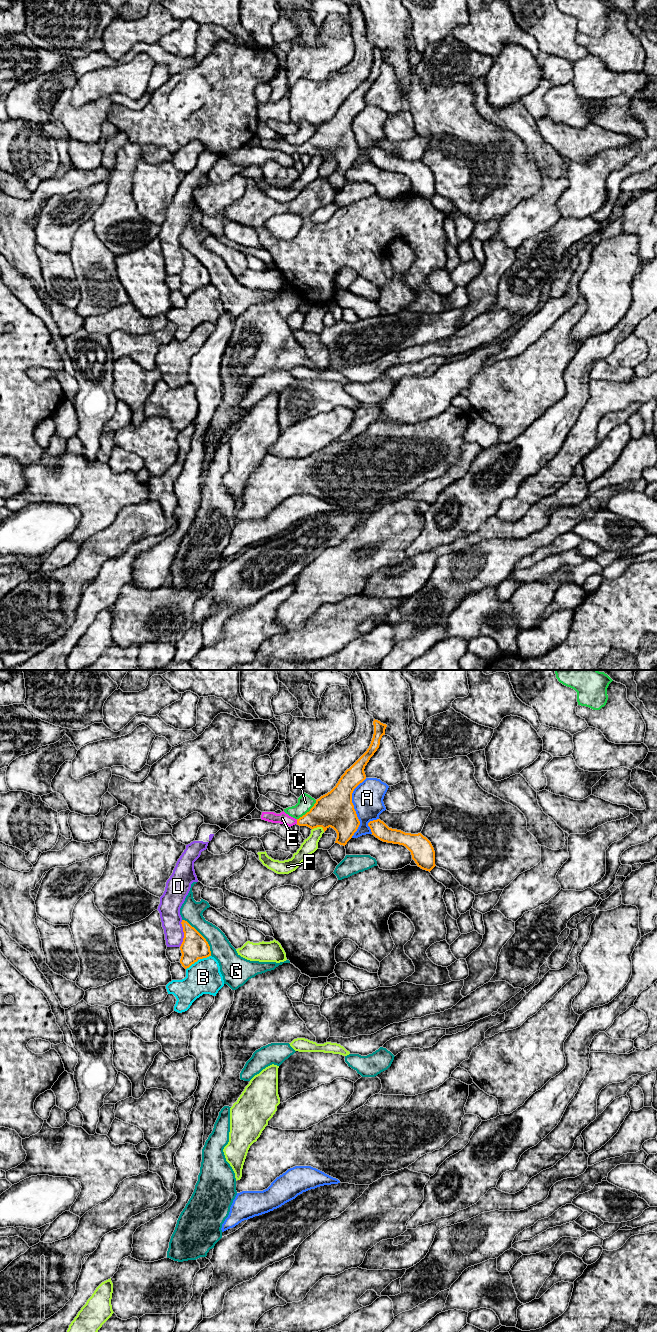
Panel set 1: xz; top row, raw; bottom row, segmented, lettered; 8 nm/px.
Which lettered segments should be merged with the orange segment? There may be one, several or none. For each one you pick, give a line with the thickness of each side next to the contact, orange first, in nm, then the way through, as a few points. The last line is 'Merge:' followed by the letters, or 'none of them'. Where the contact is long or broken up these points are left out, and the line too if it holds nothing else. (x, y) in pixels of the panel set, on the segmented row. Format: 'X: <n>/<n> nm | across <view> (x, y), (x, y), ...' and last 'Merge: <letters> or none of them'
E: 240/90 nm | across xz (326, 812), (313, 819), (297, 821), (289, 821), (282, 818)
Merge: E

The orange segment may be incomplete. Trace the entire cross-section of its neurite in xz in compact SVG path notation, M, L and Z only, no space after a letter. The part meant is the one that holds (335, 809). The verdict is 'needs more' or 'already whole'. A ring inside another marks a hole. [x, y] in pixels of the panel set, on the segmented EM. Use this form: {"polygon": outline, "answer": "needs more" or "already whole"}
{"polygon": "M375 719L373 725L374 734L367 751L345 771L330 792L316 800L309 812L299 819L289 816L284 811L280 814L262 812L261 819L289 827L295 824L311 829L322 827L324 832L331 827L337 833L335 843L345 846L360 825L352 803L352 793L366 779L365 766L379 748L380 740L385 735L387 727L386 724Z", "answer": "needs more"}

